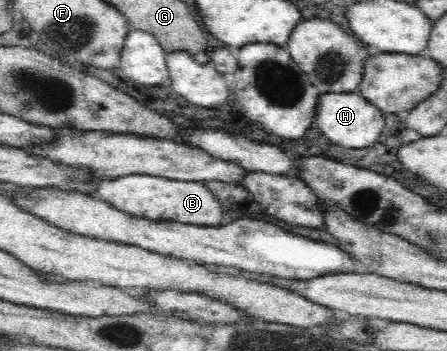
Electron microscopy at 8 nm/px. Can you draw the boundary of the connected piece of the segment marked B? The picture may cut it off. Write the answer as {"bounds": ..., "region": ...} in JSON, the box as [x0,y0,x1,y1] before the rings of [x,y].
{"bounds":[96,174,223,227],"region":[[[132,174],[104,179],[96,184],[96,196],[132,216],[160,222],[180,222],[201,227],[220,225],[223,205],[203,182],[169,180],[166,177]]]}

